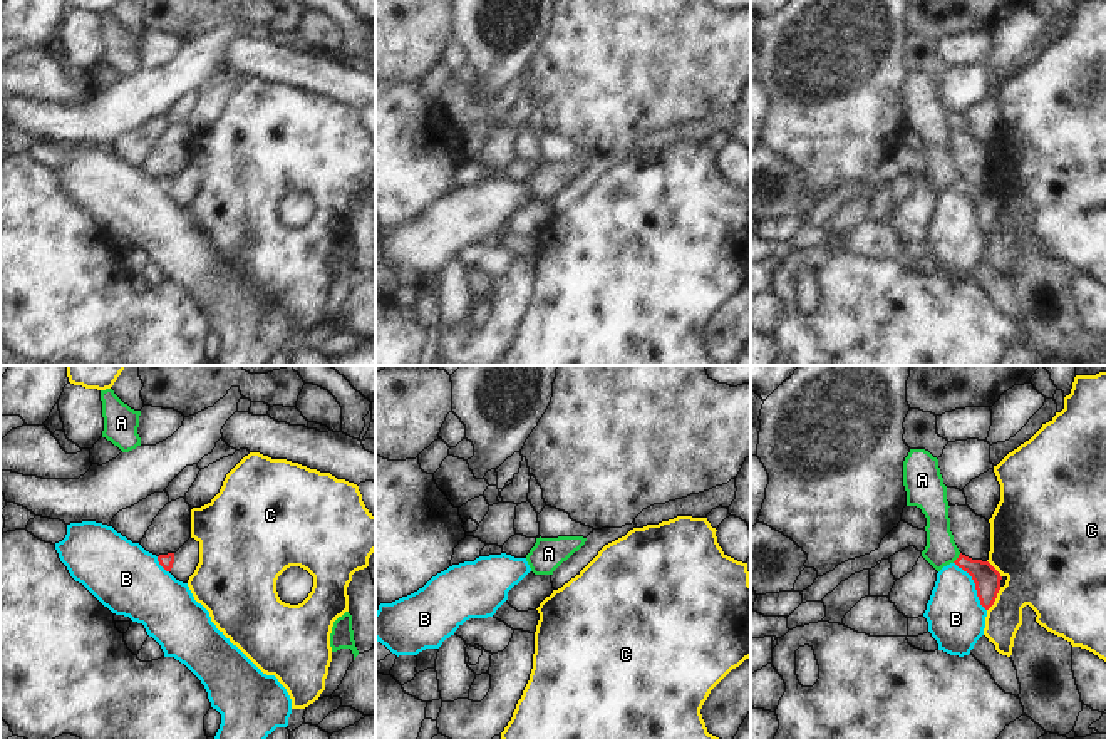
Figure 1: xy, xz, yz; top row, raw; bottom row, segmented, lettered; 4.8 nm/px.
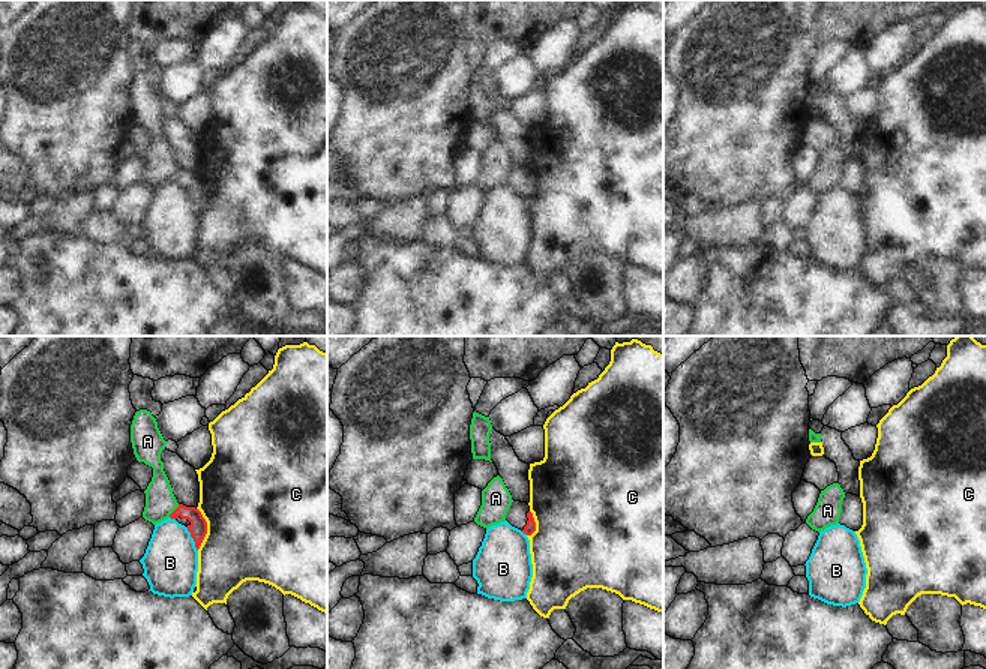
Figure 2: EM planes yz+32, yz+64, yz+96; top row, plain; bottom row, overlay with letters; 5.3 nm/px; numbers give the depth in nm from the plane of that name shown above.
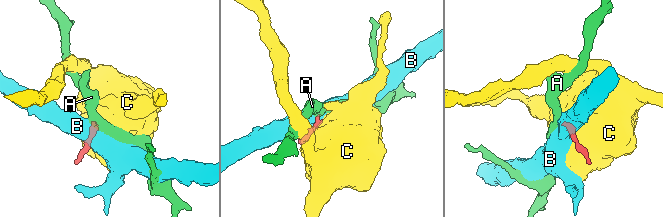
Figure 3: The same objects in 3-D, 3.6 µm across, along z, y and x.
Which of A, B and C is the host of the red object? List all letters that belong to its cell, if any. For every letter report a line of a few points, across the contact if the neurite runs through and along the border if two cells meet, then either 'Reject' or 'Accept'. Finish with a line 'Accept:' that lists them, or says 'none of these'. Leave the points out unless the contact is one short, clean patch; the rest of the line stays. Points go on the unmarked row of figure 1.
A: Line: yz (961, 178), (952, 186). Reject
B: Line: yz (954, 186), (971, 201), (979, 228), (986, 235). Reject
C: Line: yz (1001, 211), (987, 235). Reject
Accept: none of these.

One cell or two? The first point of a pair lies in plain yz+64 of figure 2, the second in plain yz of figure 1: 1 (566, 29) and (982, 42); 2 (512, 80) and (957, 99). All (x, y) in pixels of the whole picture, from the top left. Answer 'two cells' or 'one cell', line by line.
1: two cells
2: one cell

